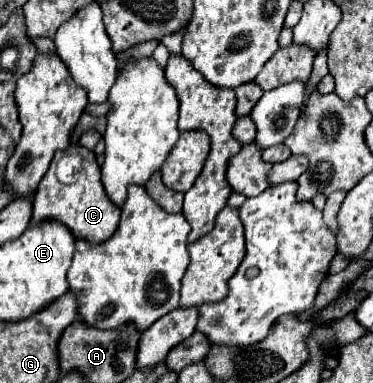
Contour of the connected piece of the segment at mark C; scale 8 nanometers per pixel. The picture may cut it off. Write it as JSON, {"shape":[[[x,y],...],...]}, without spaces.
{"shape":[[[71,145],[67,149],[67,153],[71,155],[81,155],[83,157],[83,167],[85,167],[85,175],[81,175],[79,181],[75,181],[75,185],[63,185],[57,177],[55,171],[51,171],[55,167],[57,157],[53,159],[49,171],[45,173],[45,177],[39,183],[39,189],[33,197],[33,219],[31,223],[41,223],[41,221],[59,221],[65,227],[69,227],[69,231],[77,237],[77,239],[85,239],[89,243],[105,243],[117,229],[119,225],[119,215],[121,209],[115,207],[101,183],[101,171],[99,165],[95,161],[95,153],[81,147],[81,145]]]}

